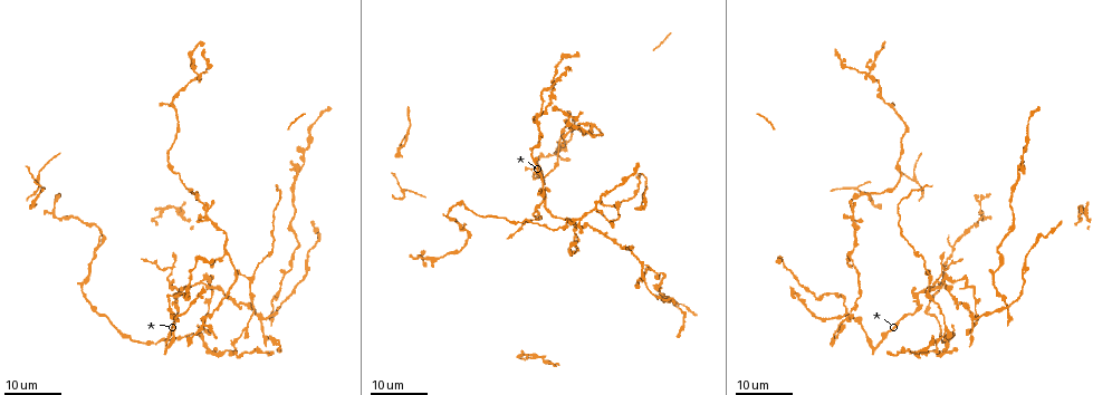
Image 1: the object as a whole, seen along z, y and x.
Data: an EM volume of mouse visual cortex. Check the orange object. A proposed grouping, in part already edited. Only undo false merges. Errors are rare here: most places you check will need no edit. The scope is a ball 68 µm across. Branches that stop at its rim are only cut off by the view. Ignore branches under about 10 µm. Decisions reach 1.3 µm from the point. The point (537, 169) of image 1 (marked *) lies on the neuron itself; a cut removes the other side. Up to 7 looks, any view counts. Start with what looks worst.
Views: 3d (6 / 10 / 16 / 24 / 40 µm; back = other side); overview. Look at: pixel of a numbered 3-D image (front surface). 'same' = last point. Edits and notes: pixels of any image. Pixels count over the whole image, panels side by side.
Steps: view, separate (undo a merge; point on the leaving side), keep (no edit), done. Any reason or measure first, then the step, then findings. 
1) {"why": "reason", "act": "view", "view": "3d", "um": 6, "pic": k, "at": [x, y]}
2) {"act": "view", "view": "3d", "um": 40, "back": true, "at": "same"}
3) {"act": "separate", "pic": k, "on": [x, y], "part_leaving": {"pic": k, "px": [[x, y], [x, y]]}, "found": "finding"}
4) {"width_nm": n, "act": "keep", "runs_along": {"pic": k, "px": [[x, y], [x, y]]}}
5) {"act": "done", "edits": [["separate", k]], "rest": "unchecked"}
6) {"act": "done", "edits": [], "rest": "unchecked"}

{"why": "looks like a crossing", "act": "view", "view": "3d", "um": 16, "pic": 1, "at": [869, 75]}

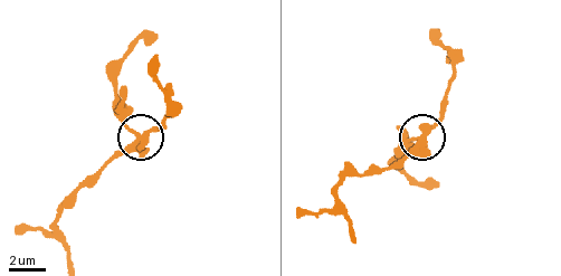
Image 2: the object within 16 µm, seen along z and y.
{"why": "closer look", "act": "view", "view": "3d", "um": 10, "pic": 2, "at": [137, 133]}

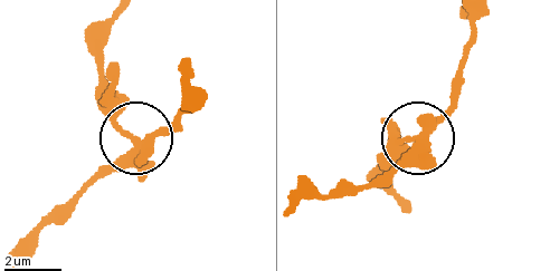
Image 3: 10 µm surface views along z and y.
{"act": "view", "view": "3d", "um": 10, "back": true, "pic": 3, "at": [133, 139]}

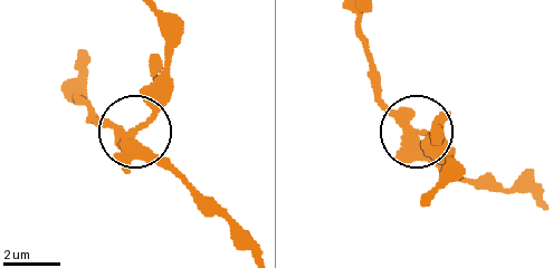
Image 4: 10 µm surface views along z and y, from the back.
{"width_nm": 280, "act": "keep", "runs_along": {"pic": 4, "px": [[255, 254], [137, 139], [161, 76]]}, "found": "continuous, no second neuron"}

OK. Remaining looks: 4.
{"why": "side arm on a straight run", "act": "view", "view": "3d", "um": 24, "pic": 1, "at": [170, 274]}

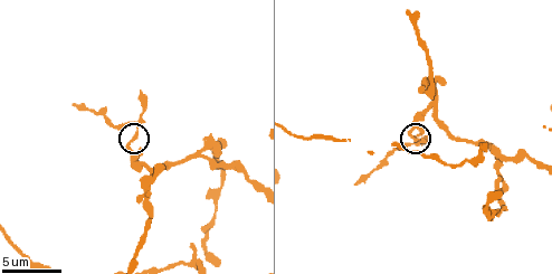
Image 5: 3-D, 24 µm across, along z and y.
{"act": "view", "view": "3d", "um": 10, "pic": 5, "at": [134, 134]}

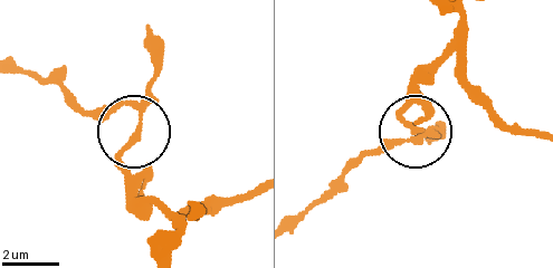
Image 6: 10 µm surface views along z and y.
{"arms": 3, "act": "keep", "found": "one neuron here"}

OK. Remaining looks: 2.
{"why": "branch point", "act": "view", "view": "3d", "um": 16, "pic": 5, "at": [202, 154]}

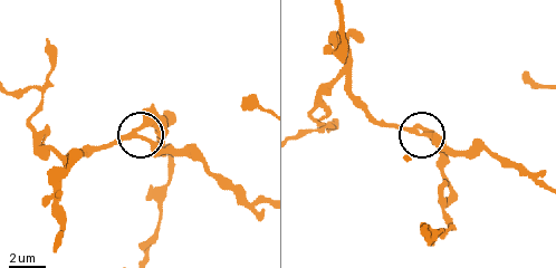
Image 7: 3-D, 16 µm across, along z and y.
{"width_nm": 270, "act": "keep", "runs_along": {"pic": 7, "px": [[338, 12], [352, 93], [383, 122], [453, 154]]}, "found": "all the same neuron"}

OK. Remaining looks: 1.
{"act": "done", "edits": [], "rest": "unchecked"}

